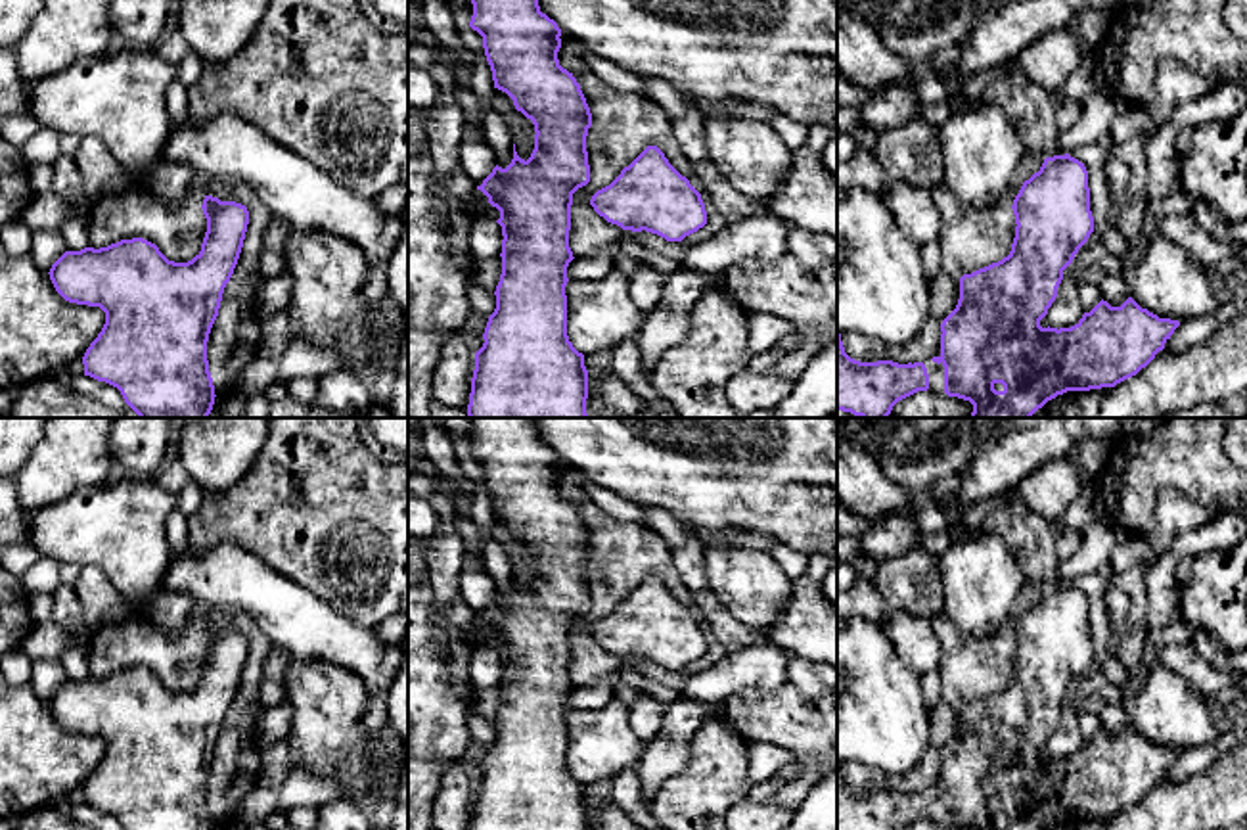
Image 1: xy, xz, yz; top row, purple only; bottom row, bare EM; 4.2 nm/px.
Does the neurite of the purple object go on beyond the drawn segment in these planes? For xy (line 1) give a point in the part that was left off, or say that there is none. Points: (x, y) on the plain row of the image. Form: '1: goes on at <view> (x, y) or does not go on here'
1: does not go on here

